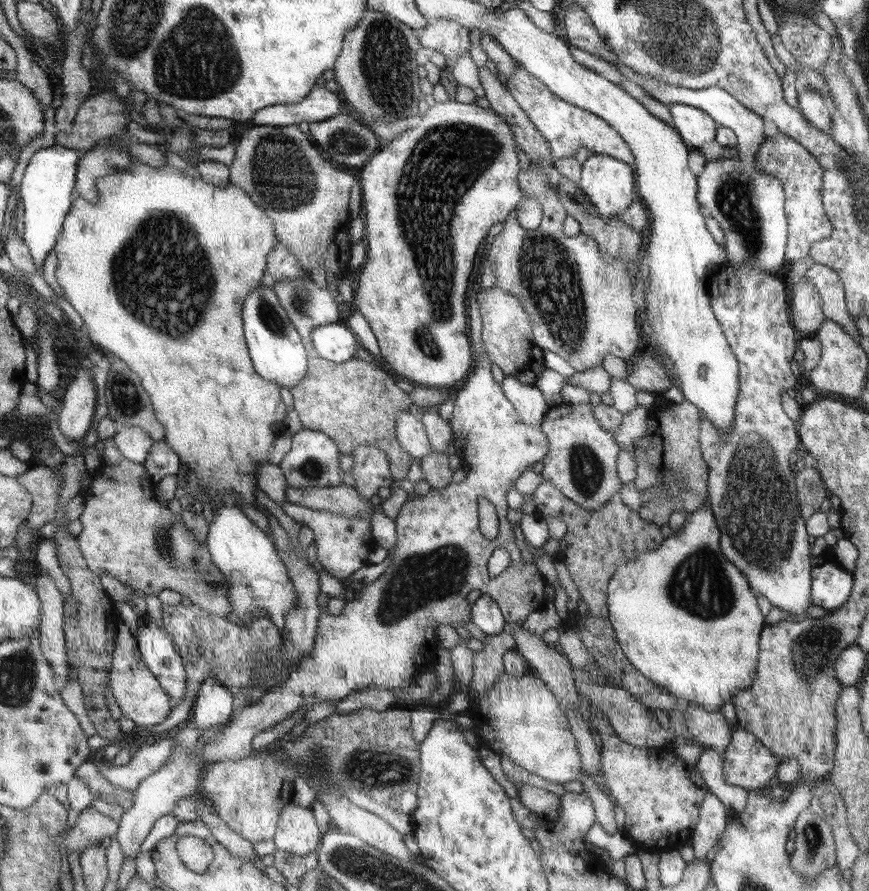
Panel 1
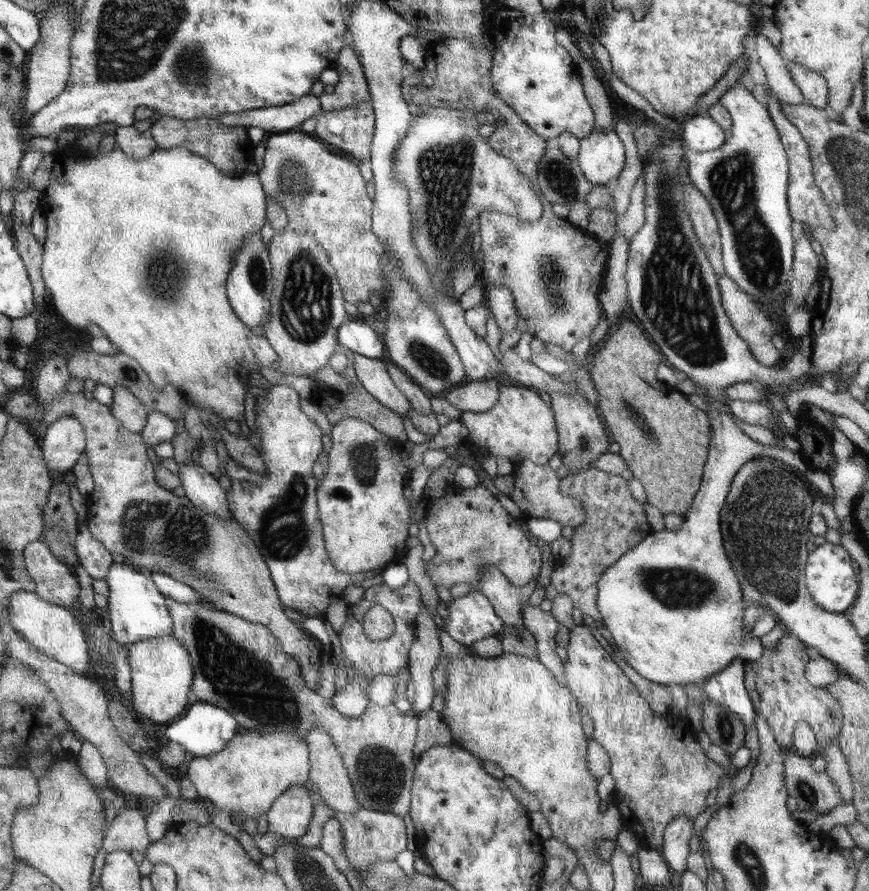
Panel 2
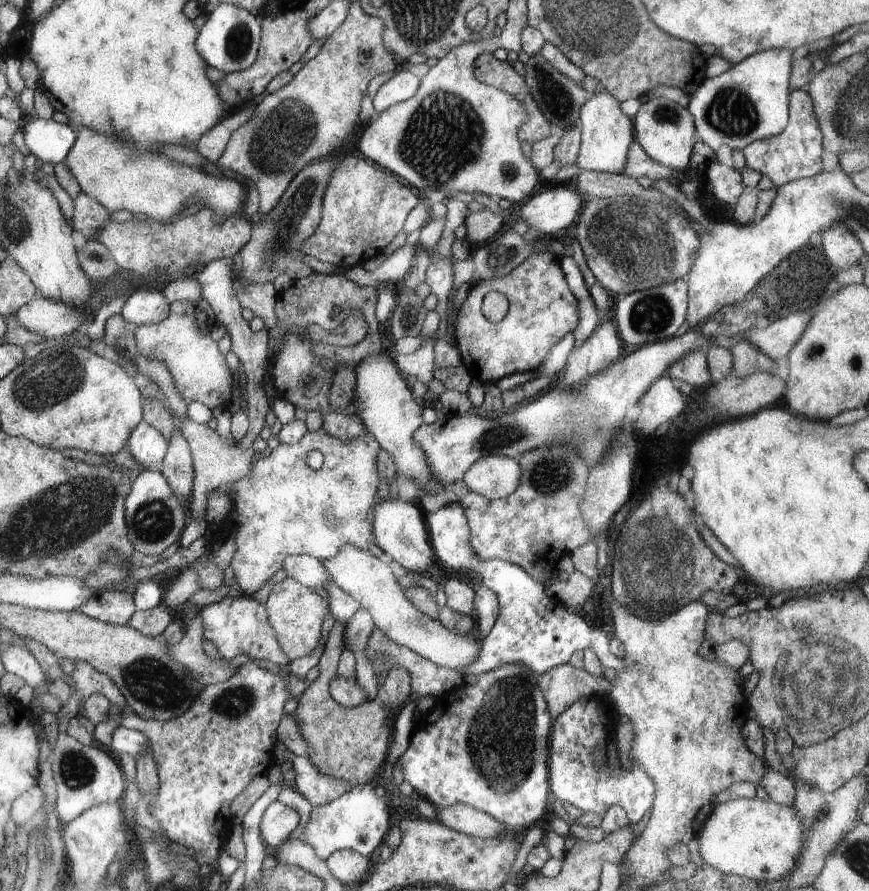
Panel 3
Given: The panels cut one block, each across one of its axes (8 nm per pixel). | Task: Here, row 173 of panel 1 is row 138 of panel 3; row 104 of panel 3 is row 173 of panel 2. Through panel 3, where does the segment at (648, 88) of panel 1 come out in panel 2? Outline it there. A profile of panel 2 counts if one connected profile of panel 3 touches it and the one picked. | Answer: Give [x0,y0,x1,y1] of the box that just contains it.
[685,84,795,316]

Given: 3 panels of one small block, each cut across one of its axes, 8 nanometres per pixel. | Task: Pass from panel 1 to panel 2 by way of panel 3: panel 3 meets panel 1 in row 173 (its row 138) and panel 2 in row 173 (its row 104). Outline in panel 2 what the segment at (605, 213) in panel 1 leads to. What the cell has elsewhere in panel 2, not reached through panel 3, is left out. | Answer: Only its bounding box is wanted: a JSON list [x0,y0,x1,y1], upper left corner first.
[575,128,625,184]

